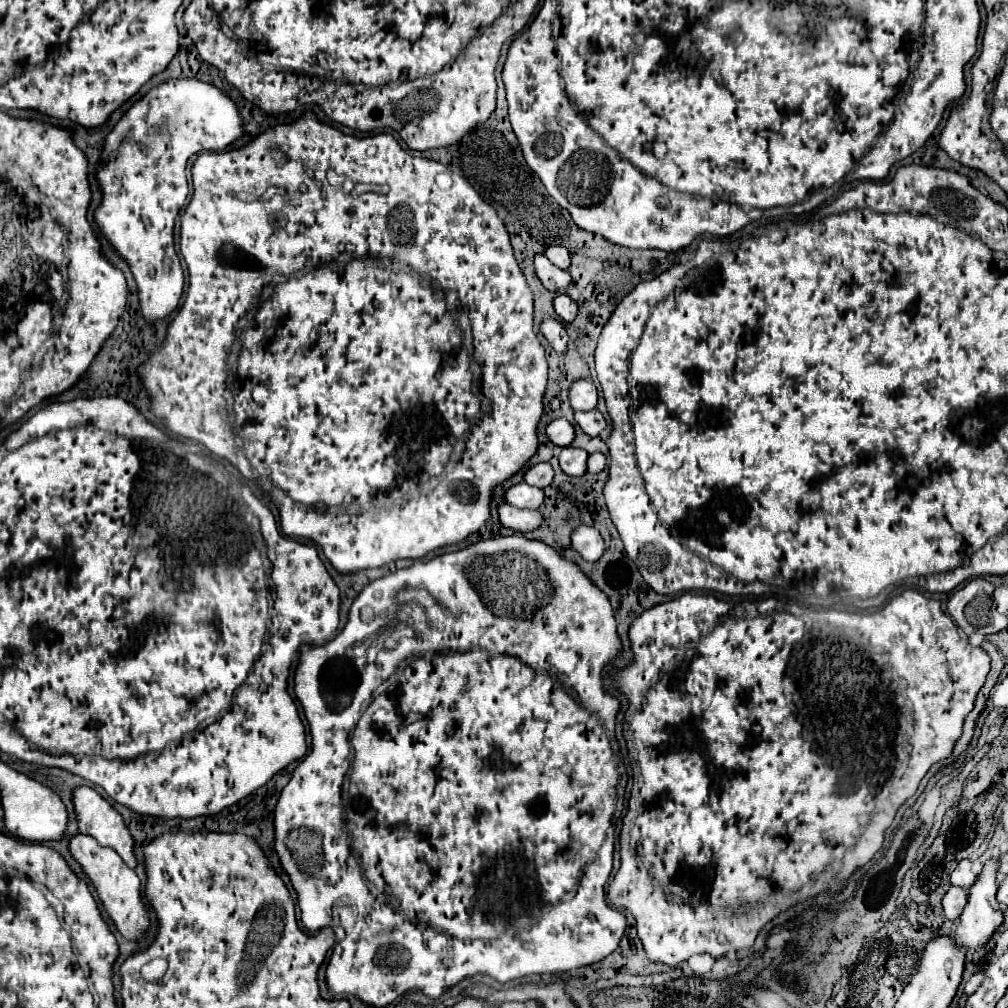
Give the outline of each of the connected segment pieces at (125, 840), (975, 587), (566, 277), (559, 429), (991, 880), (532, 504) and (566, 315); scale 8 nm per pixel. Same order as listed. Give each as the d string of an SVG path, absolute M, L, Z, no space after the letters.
M77 787L73 791L73 803L77 811L79 831L97 839L99 845L113 847L123 857L127 867L135 869L135 841L121 815L91 787Z
M983 577L971 579L967 585L957 589L945 603L945 613L953 617L957 627L971 635L991 635L1007 627L1007 617L997 613L993 599L993 585Z
M535 255L535 273L541 279L543 287L547 291L555 291L555 293L565 291L573 281L567 271L561 271L559 267L551 265L549 259L543 257L543 255Z
M555 419L555 421L551 421L551 423L547 425L545 433L547 433L547 437L549 437L555 445L559 445L559 447L571 445L571 441L573 441L573 437L575 437L573 425L571 425L567 419Z
M989 859L969 889L967 907L961 913L961 923L955 931L957 945L967 951L985 945L991 933L1001 925L1003 913L997 903L997 869L999 859Z
M519 483L505 493L505 499L507 499L507 503L511 503L519 509L539 509L541 503L545 501L545 493L539 487Z
M565 293L557 295L553 305L555 305L555 313L559 315L559 319L563 323L571 323L577 317L577 303L573 299L569 299Z

